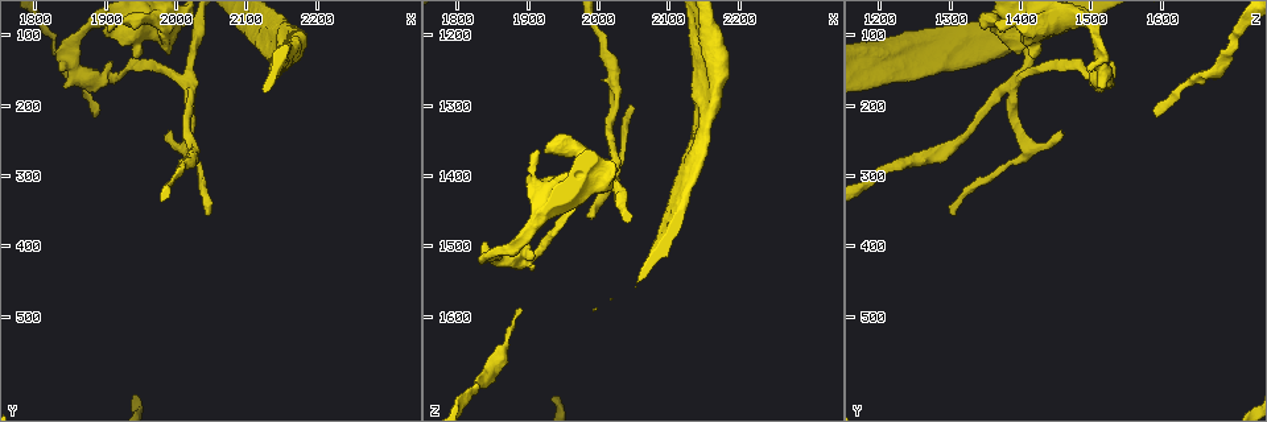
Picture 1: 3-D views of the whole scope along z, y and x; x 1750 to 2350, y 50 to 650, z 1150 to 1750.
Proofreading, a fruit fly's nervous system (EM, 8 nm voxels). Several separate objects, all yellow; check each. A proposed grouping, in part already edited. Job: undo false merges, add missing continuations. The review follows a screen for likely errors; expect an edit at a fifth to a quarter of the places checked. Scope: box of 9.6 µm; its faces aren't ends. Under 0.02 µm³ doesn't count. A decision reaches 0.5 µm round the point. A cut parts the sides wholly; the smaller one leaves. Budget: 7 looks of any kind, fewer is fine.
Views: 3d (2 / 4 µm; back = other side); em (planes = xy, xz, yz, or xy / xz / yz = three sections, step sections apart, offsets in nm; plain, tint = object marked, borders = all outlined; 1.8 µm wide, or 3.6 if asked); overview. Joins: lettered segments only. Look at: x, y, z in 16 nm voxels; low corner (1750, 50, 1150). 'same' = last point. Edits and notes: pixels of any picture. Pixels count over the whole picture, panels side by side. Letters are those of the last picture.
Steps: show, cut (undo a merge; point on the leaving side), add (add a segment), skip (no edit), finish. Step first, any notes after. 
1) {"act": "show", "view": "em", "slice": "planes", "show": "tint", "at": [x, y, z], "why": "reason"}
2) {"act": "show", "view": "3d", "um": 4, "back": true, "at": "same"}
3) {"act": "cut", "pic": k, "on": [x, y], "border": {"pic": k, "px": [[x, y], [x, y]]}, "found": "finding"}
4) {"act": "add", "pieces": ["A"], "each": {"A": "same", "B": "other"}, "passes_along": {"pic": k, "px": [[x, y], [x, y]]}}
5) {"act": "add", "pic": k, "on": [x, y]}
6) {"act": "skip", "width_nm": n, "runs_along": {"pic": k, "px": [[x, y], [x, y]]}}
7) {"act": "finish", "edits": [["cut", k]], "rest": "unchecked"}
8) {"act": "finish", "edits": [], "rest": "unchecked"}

{"act": "show", "view": "em", "slice": "planes", "show": "borders", "at": [1890, 210, 1590], "why": "branch stops here"}

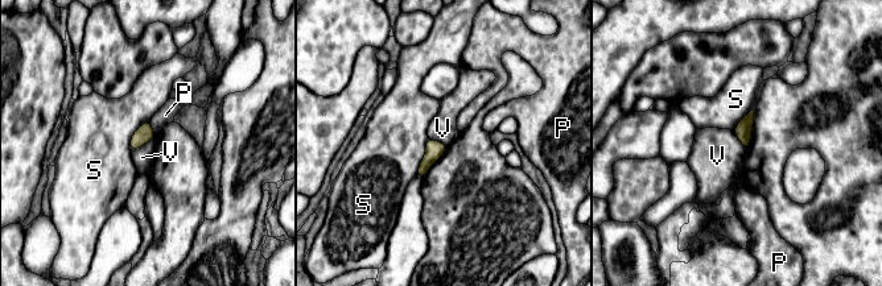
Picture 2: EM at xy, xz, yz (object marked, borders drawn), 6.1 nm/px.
{"act": "skip", "each": {"P": "other", "S": "other", "V": "other"}, "found": "none of them fits"}

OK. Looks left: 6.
{"act": "show", "view": "3d", "um": 4, "at": [2165, 115, 1260], "why": "thick turns thin"}

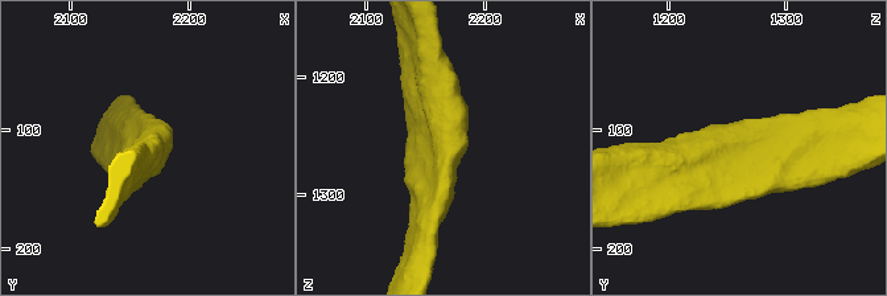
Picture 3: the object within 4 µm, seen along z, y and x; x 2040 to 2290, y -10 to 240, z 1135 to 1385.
{"act": "show", "view": "em", "um": 3.6, "slice": "planes", "show": "borders", "at": [2168, 114, 1258], "why": "shape alone is not enough"}

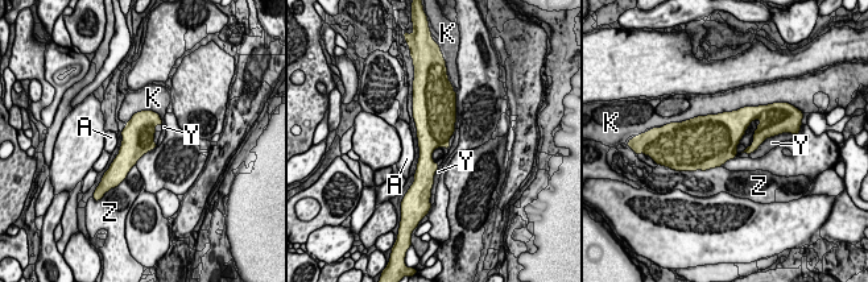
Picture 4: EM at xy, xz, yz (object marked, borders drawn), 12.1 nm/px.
{"act": "skip", "longest_contact_nm": ["K", 900], "each": {"A": "other", "K": "other", "Y": "other", "Z": "other"}, "border": {"pic": 4, "px": [[774, 135], [748, 154]]}, "found": "continuous, no second cell"}

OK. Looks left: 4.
{"act": "show", "view": "em", "slice": "xz", "step": 4, "show": "tint", "at": [2020, 170, 1390]}

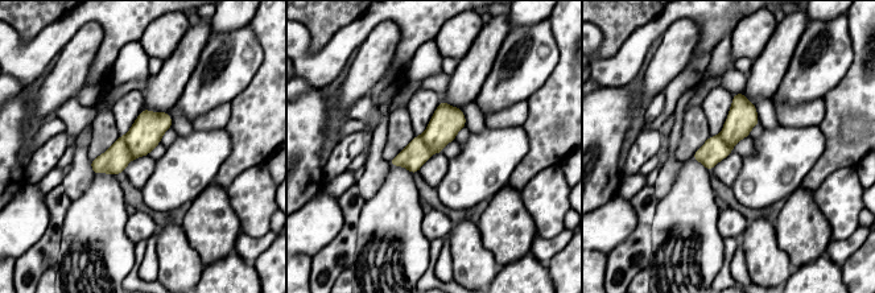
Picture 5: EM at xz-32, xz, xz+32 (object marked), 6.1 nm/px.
{"act": "show", "view": "em", "slice": "xz", "step": 4, "show": "borders", "at": "same"}

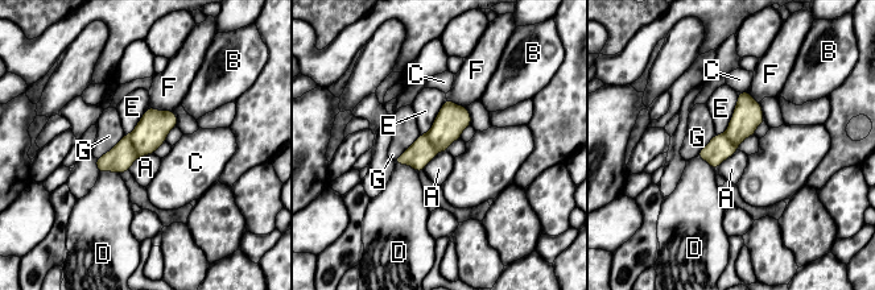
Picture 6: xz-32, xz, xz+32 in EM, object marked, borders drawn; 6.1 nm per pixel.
{"act": "cut", "pic": 6, "on": [151, 132], "width_nm": 160, "each": {"A": "other", "B": "other", "C": "other", "D": "other", "E": "other", "F": "other", "G": "other"}, "border": {"pic": 6, "px": [[127, 135], [137, 157]]}, "found": "two cells meet here"}

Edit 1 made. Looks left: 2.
{"act": "finish", "edits": [["cut", 6]], "rest": "unchecked"}

